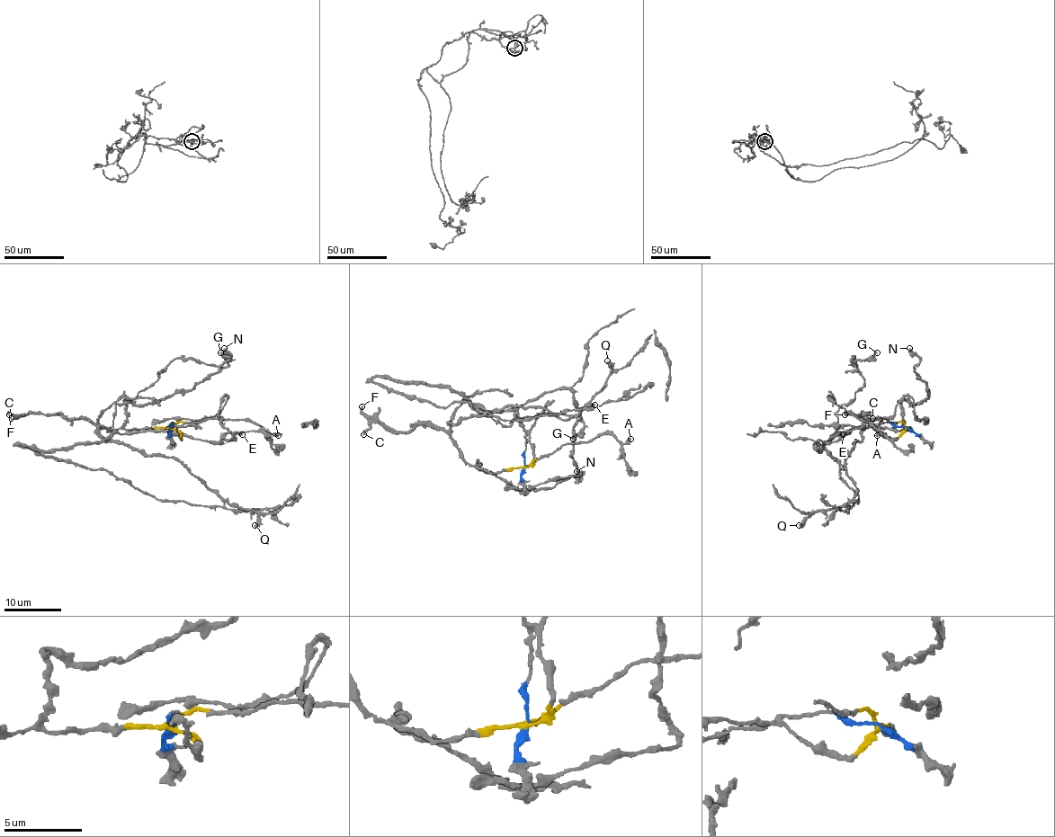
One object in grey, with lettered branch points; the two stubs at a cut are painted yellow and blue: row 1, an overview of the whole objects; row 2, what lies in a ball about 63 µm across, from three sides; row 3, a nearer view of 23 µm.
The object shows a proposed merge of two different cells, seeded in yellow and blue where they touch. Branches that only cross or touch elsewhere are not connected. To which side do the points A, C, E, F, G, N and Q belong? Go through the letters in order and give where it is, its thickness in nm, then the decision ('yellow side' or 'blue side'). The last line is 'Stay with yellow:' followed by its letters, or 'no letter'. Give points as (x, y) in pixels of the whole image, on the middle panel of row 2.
A: place (630, 439); calibre 440 nm; yellow side
C: place (363, 434); calibre 240 nm; yellow side
E: place (594, 405); calibre 360 nm; blue side
F: place (362, 406); calibre 420 nm; yellow side
G: place (573, 439); calibre 200 nm; blue side
N: place (576, 471); calibre 320 nm; yellow side
Q: place (607, 360); calibre 500 nm; yellow side
Stay with yellow: A, C, F, N, Q

